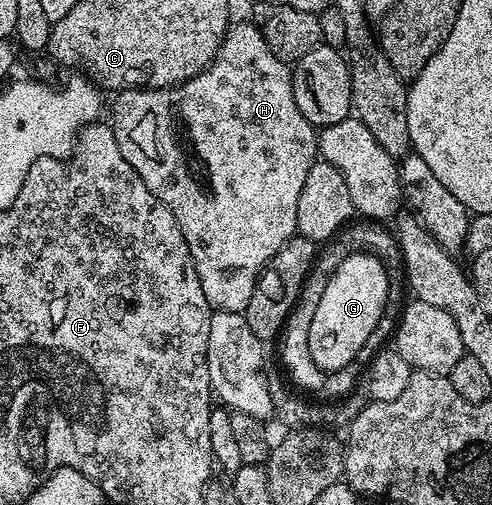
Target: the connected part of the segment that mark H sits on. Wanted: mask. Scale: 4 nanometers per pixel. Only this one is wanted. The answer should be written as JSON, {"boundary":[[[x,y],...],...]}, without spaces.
{"boundary":[[[235,21],[228,26],[227,35],[223,38],[214,61],[189,81],[179,83],[175,87],[134,87],[131,91],[120,91],[114,96],[115,104],[111,107],[109,126],[117,137],[117,149],[121,149],[121,157],[125,157],[129,165],[133,165],[141,181],[145,181],[149,193],[153,193],[153,197],[157,197],[157,201],[161,201],[161,205],[165,205],[165,209],[173,213],[181,229],[181,237],[185,237],[185,245],[189,245],[189,253],[193,257],[201,289],[205,289],[205,301],[209,301],[209,305],[215,311],[246,312],[249,297],[253,297],[253,289],[255,282],[259,280],[259,274],[263,272],[269,260],[296,234],[297,201],[301,197],[305,177],[309,177],[309,169],[313,169],[313,165],[317,162],[319,136],[317,128],[309,121],[305,121],[301,109],[297,109],[297,101],[293,101],[291,72],[292,68],[275,56],[269,45],[265,45],[265,37],[261,37],[254,23]]]}

